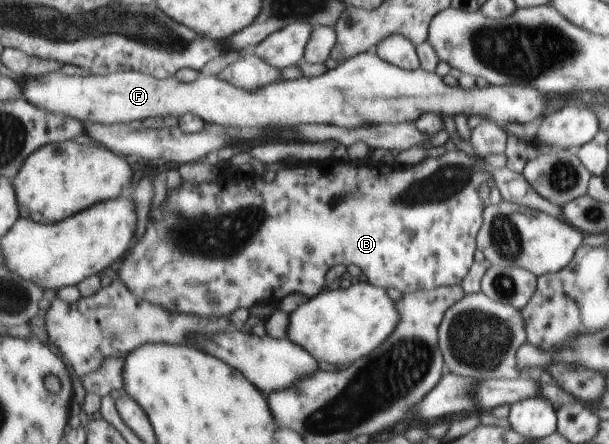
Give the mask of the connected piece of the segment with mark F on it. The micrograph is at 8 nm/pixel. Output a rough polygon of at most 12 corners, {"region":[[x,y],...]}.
{"region":[[372,50],[245,91],[133,70],[19,81],[52,114],[111,125],[191,113],[257,131],[478,116],[531,123],[563,93],[473,91]]}

